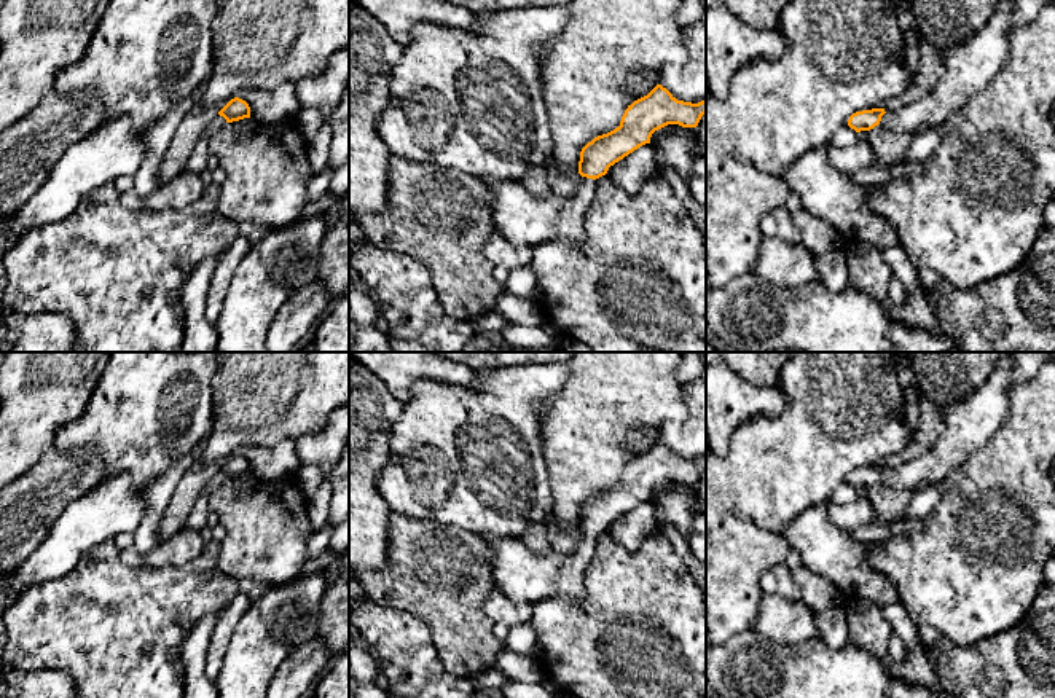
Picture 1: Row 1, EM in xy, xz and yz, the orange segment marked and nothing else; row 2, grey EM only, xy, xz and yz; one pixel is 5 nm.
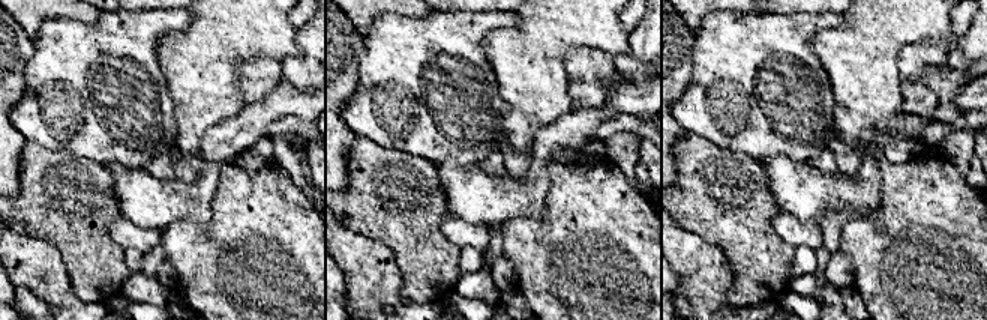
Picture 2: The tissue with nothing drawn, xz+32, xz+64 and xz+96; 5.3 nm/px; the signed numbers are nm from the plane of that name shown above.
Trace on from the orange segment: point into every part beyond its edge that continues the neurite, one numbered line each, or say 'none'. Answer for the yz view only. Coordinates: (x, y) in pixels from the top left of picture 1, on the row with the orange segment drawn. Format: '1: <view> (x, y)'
1: yz (968, 69)

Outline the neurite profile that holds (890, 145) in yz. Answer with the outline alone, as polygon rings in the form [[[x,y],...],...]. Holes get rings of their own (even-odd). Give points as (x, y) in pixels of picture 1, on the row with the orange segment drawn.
[[[881,124],[869,131],[869,142],[875,156],[875,167],[896,169],[910,164],[905,151],[913,140],[913,134],[907,131],[889,129]]]

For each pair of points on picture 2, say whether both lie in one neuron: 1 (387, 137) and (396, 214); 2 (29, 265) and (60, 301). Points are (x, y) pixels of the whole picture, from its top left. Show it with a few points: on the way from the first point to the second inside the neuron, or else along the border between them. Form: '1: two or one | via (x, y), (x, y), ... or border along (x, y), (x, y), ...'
1: two | border along (356, 135), (372, 140), (380, 146), (423, 158)
2: one | via (38, 274), (51, 292)

